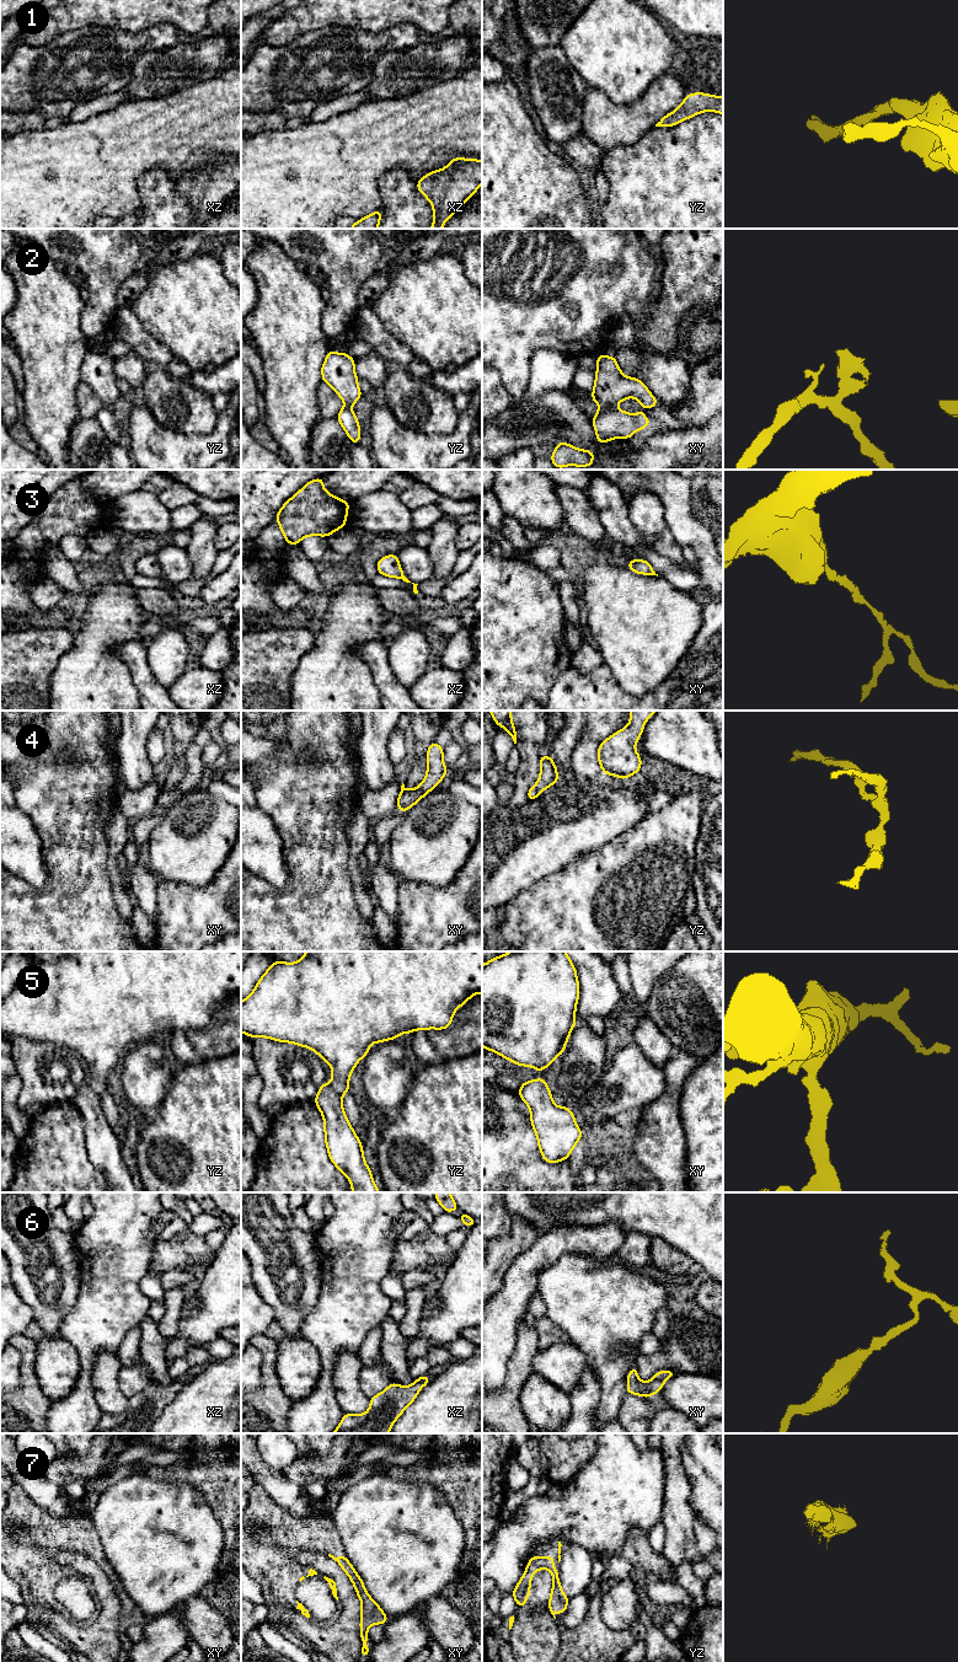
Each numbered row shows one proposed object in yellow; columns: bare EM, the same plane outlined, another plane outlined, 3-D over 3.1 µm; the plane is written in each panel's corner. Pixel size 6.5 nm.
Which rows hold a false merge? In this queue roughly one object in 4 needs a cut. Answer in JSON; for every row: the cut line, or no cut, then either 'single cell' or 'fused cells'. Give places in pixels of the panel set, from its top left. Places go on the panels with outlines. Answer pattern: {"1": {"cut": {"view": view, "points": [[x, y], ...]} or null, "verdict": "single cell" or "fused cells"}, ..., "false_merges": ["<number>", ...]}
{"1": {"cut": null, "verdict": "single cell"}, "2": {"cut": {"view": "xy", "points": [[600, 406], [614, 407]]}, "verdict": "fused cells"}, "3": {"cut": null, "verdict": "single cell"}, "4": {"cut": null, "verdict": "single cell"}, "5": {"cut": null, "verdict": "single cell"}, "6": {"cut": null, "verdict": "single cell"}, "7": {"cut": null, "verdict": "single cell"}, "false_merges": ["2"]}

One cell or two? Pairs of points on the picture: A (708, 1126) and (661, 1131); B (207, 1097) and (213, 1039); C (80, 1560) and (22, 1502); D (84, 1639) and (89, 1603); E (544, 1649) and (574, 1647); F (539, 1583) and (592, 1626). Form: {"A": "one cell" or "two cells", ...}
{"A": "two cells", "B": "two cells", "C": "two cells", "D": "two cells", "E": "two cells", "F": "two cells"}

